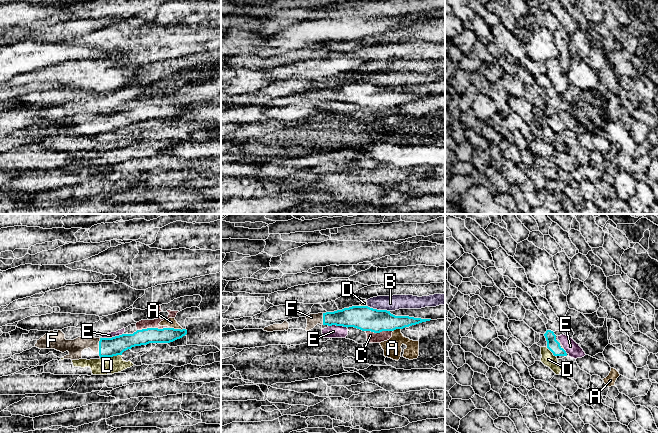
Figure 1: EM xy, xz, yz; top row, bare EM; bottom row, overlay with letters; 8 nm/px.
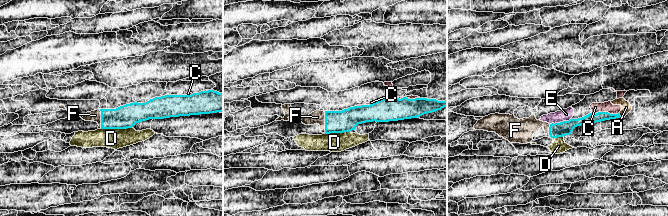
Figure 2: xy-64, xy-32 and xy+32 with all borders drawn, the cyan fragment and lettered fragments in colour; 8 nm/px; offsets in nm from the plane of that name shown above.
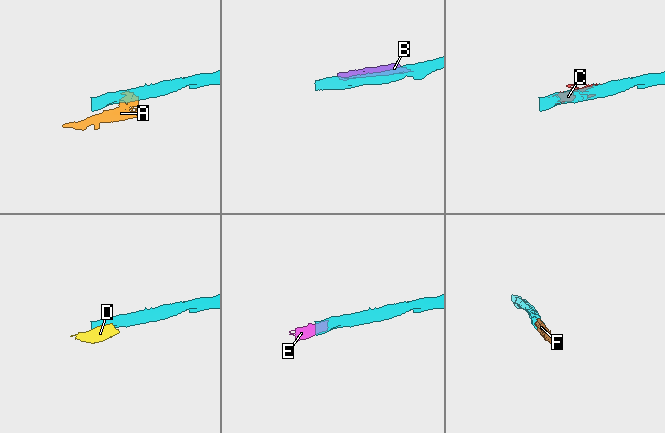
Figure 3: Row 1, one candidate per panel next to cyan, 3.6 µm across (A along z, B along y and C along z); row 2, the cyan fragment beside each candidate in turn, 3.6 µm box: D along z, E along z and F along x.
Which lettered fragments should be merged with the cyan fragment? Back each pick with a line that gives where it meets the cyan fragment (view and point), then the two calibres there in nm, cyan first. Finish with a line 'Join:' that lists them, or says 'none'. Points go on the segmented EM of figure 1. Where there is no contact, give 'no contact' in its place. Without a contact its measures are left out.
F: xy (99, 345) | 160/130 nm
Join: F

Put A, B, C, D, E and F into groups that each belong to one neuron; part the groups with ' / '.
A / B D / C / E / F

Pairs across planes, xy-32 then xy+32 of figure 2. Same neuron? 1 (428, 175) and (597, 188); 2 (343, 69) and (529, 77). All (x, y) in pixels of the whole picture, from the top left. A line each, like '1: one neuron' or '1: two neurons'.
1: one neuron
2: one neuron

